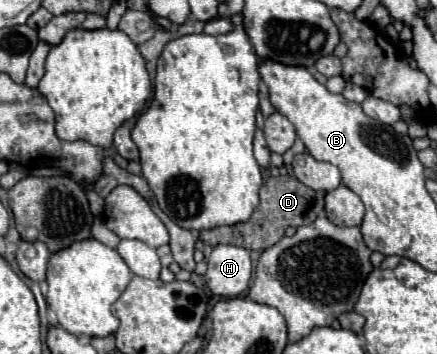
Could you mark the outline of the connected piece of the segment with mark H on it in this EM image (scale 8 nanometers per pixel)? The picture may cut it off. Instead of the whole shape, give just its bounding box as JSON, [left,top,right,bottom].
[205,244,251,298]

